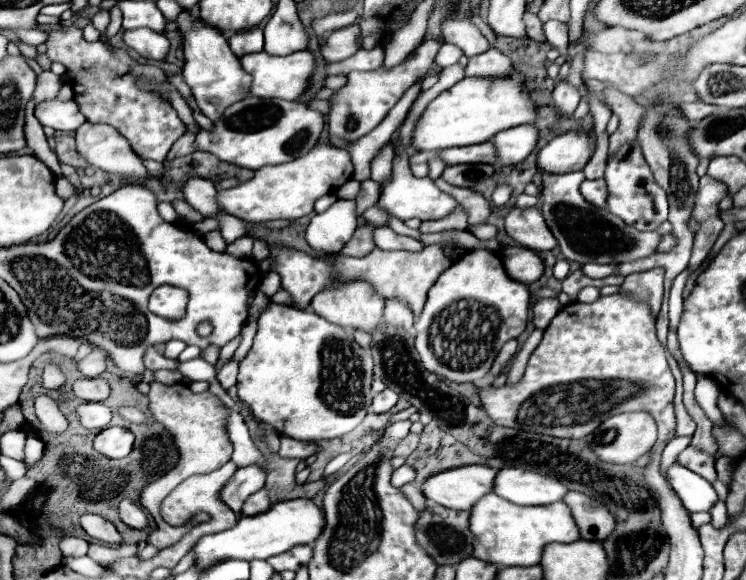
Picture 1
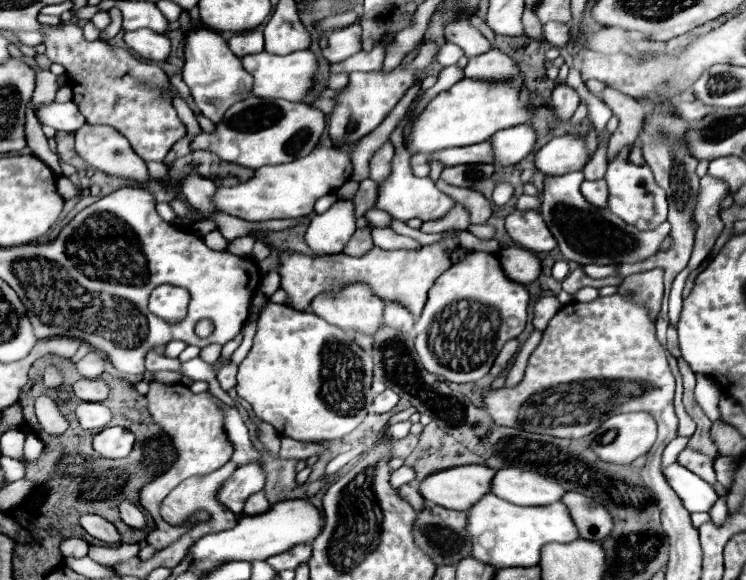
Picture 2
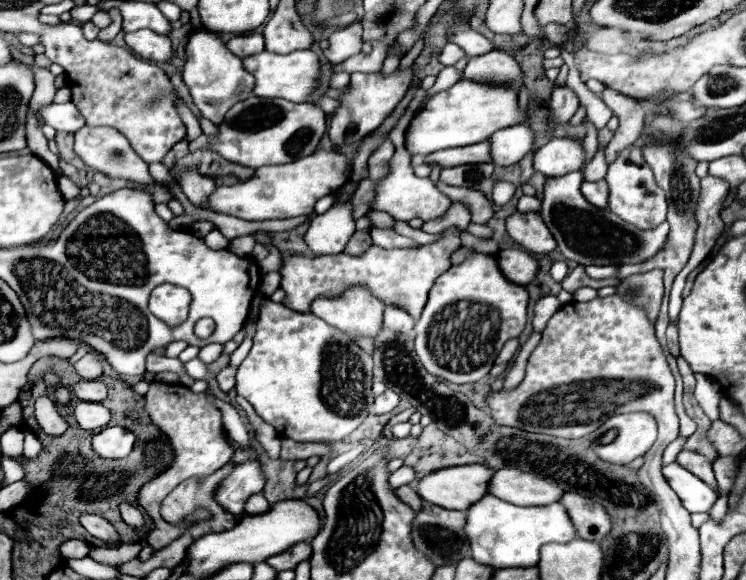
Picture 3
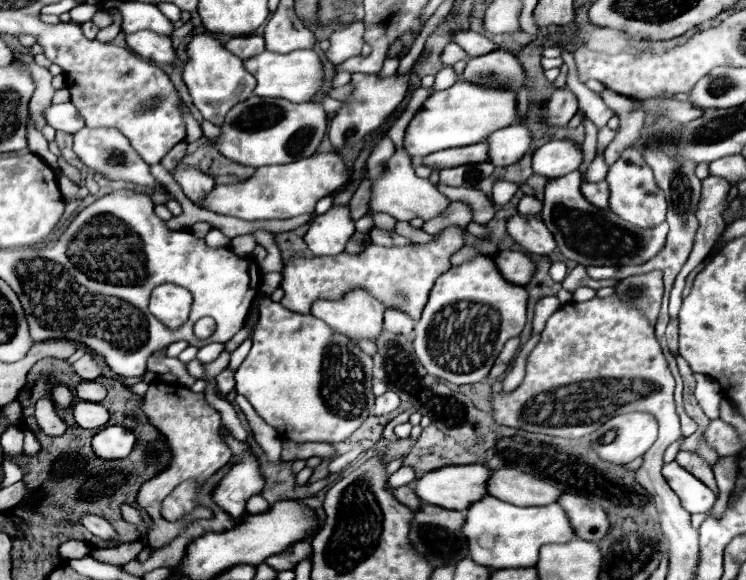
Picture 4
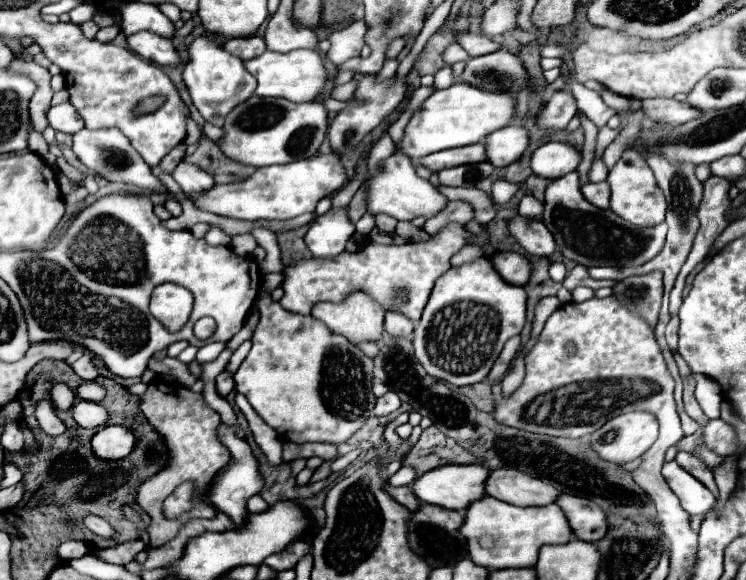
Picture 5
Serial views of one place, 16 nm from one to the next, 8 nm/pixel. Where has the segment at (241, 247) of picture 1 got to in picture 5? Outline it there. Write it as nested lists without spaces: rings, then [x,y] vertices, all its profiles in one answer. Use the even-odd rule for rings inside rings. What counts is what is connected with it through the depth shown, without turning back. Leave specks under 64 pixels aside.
[[[240,234],[240,236],[234,236],[232,242],[230,242],[230,248],[238,254],[238,256],[250,256],[256,248],[256,240],[252,234]]]

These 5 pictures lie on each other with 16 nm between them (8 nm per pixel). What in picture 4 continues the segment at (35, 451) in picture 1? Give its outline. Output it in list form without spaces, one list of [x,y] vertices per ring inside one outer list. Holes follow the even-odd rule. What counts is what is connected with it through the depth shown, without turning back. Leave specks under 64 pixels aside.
[[[24,430],[26,434],[26,442],[24,442],[24,454],[26,456],[36,456],[40,452],[40,442],[36,440],[36,436],[30,430]]]

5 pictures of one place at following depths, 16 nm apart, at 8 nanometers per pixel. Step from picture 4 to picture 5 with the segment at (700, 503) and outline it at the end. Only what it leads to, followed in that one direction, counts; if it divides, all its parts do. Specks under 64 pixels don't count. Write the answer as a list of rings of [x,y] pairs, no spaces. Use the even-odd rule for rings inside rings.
[[[666,462],[662,466],[662,476],[666,478],[672,492],[680,498],[680,504],[688,514],[694,516],[694,514],[706,514],[712,510],[716,502],[714,494],[690,472],[680,468],[676,462]]]

